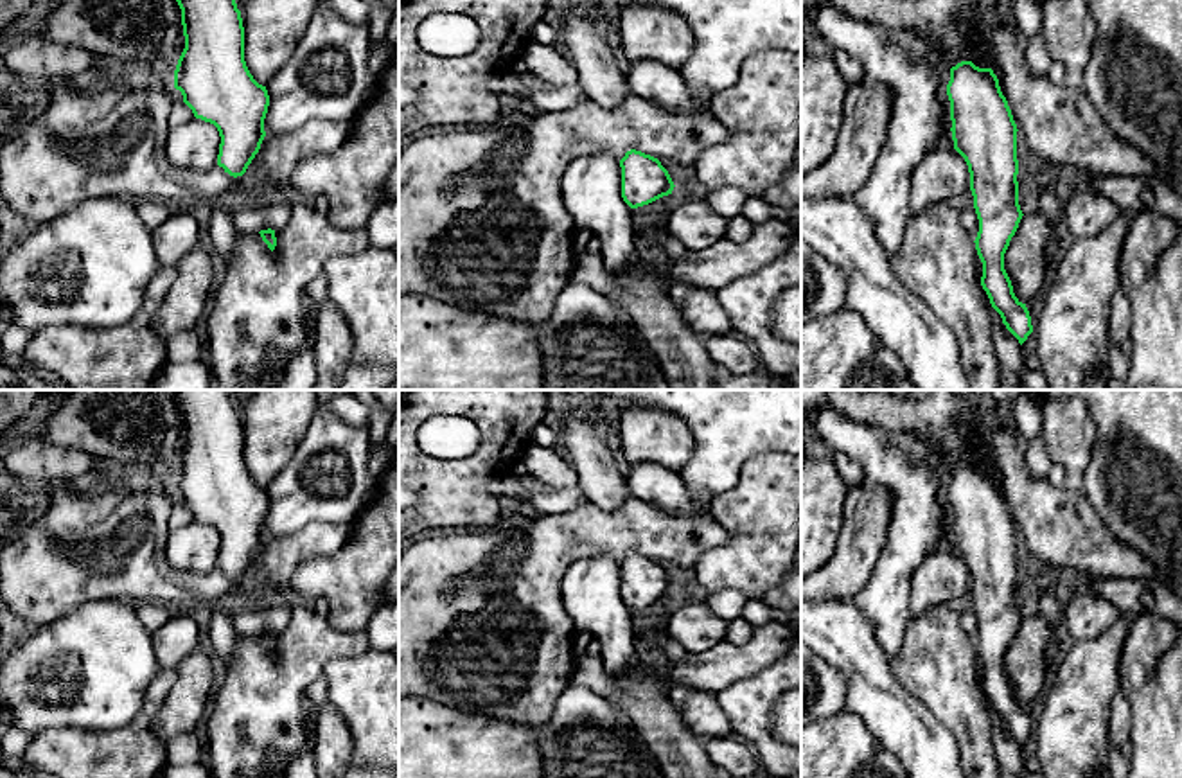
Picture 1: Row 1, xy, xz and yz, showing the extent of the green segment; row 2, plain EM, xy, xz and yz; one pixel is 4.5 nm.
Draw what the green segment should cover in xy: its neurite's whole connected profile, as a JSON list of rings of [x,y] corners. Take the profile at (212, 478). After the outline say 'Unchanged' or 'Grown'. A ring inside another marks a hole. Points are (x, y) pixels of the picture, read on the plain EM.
[[[174,390],[174,401],[185,438],[174,491],[196,521],[217,530],[217,568],[243,579],[266,539],[269,498],[246,469],[234,390]]]. Unchanged

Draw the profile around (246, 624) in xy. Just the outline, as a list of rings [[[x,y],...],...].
[[[278,606],[268,609],[241,611],[232,616],[232,625],[239,640],[259,636],[260,632],[280,632],[291,620],[291,607]]]

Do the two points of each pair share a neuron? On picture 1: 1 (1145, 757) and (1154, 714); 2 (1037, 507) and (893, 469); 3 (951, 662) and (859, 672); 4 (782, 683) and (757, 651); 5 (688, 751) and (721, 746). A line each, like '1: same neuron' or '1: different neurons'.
1: same neuron
2: different neurons
3: different neurons
4: different neurons
5: different neurons

